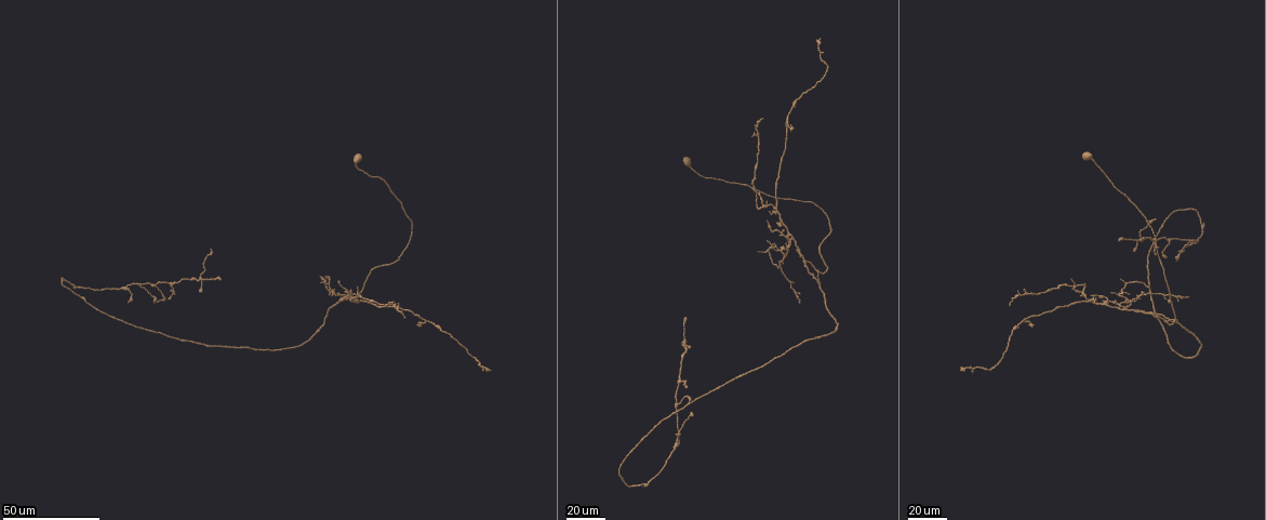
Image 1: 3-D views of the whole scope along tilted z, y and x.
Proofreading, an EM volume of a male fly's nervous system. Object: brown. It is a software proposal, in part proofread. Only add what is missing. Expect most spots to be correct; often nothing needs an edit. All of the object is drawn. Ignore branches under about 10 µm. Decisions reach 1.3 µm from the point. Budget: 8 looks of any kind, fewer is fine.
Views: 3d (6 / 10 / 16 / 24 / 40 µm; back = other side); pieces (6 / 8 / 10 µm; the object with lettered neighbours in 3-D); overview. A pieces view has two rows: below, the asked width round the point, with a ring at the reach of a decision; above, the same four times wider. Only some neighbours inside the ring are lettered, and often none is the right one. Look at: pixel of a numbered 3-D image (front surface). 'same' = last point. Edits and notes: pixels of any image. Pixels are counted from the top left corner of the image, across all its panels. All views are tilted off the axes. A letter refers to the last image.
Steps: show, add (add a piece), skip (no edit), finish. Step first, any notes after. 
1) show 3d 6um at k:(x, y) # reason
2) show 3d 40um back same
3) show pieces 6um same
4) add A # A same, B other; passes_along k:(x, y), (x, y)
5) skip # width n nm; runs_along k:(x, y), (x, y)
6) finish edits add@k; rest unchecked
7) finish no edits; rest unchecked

show 3d 40um at 1:(677, 435)

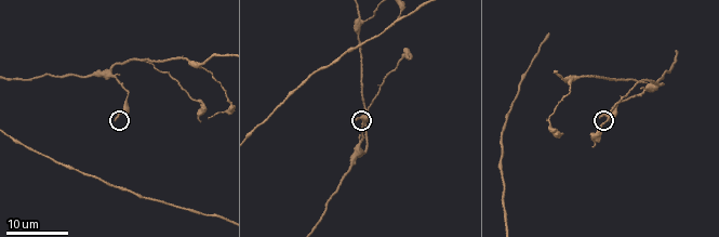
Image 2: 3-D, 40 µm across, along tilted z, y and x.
show pieces 6um at 2:(354, 118)

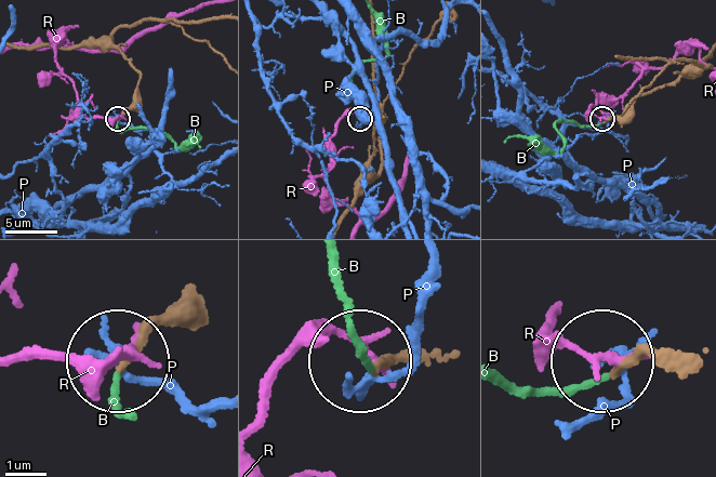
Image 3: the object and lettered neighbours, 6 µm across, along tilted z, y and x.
add B # B same, P other, R other; the neuron continues

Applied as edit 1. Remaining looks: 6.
show overview

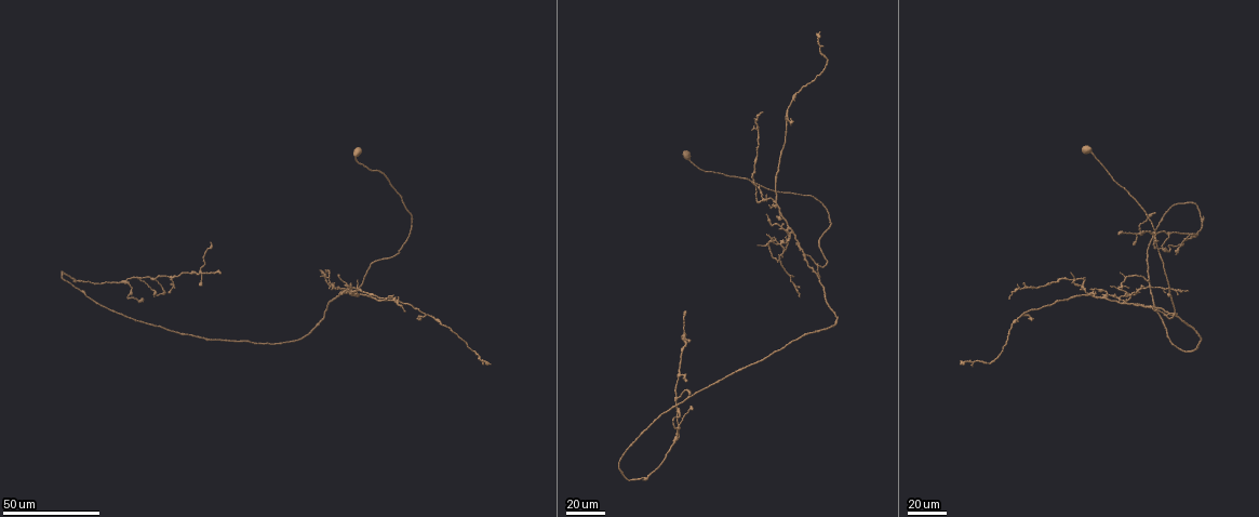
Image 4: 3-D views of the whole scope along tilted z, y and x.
show 3d 40um at 4:(777, 218) # free end

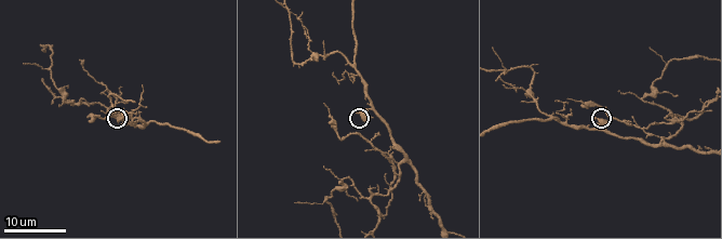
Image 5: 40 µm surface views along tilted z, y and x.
show pieces 6um at 5:(607, 119)

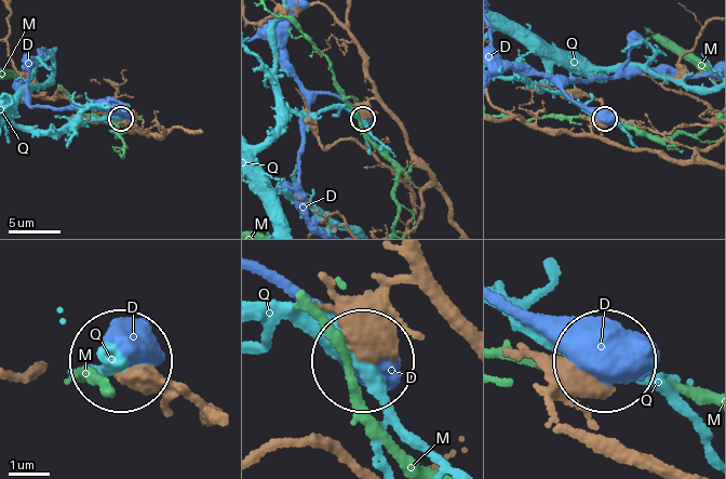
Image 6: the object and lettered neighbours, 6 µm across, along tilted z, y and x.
skip # D other, M other, Q other; runs_along 6:(453, 217), (448, 196), (397, 116), (371, 100), (364, 118); none of them fits

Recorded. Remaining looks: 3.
show 3d 16um at 2:(593, 146) # branch stops here

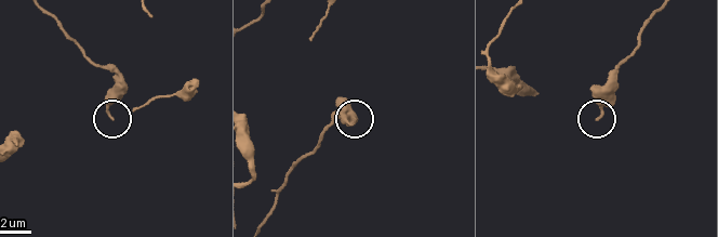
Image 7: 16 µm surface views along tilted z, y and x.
show pieces 10um at 7:(598, 120) # see the neighbours

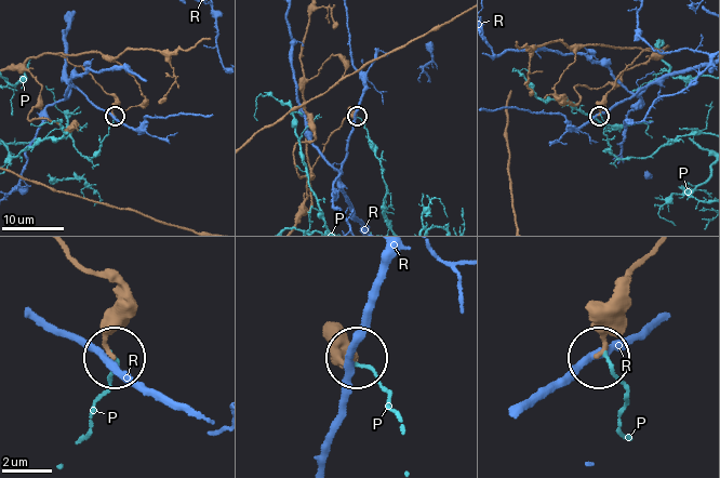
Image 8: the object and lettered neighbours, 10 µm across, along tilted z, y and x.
skip # P other, R other; runs_along 8:(70, 255), (116, 290), (107, 344), (112, 354); no lettered piece goes on from it

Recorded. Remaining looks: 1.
finish edits add@3; rest unchecked

